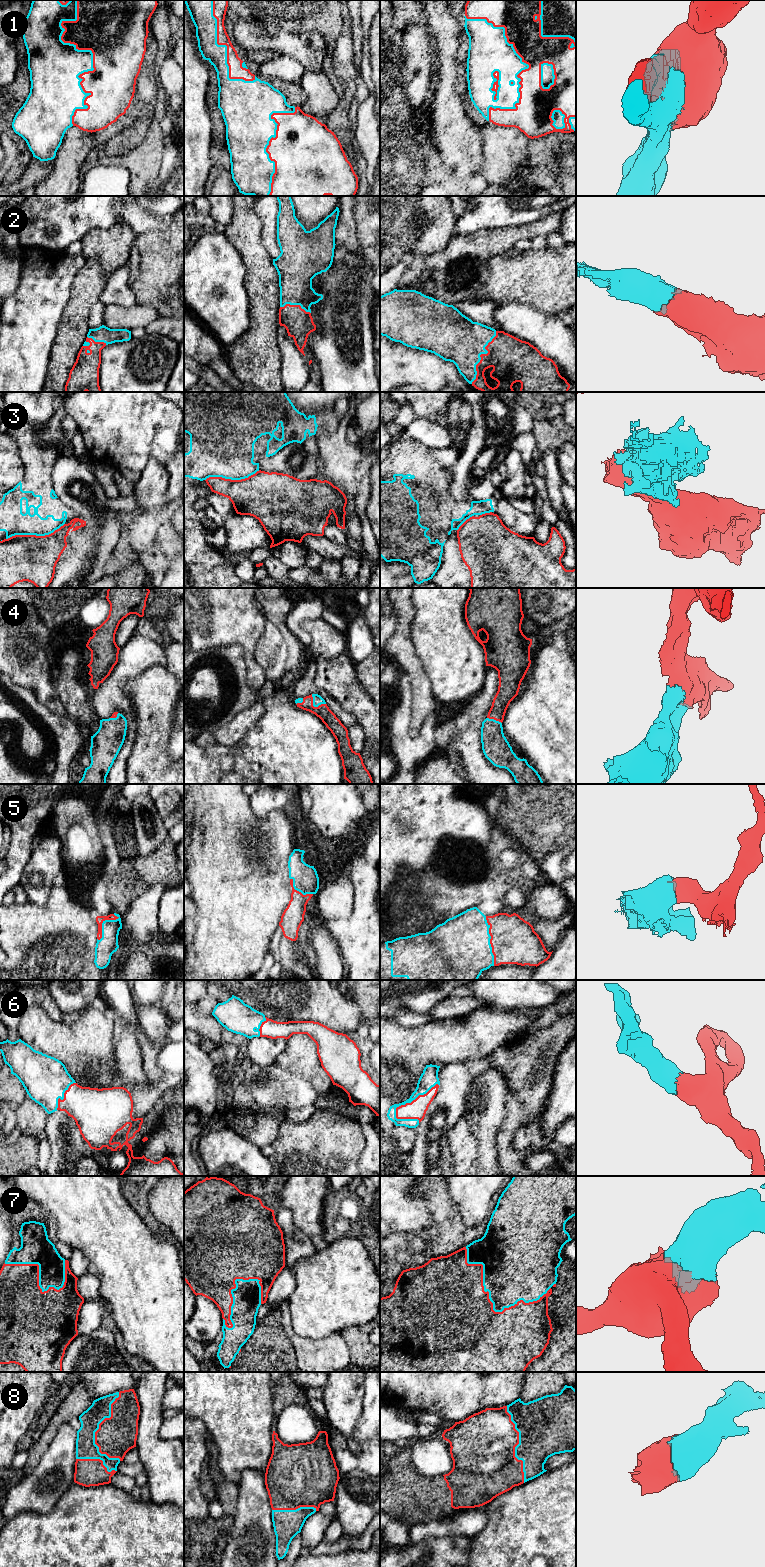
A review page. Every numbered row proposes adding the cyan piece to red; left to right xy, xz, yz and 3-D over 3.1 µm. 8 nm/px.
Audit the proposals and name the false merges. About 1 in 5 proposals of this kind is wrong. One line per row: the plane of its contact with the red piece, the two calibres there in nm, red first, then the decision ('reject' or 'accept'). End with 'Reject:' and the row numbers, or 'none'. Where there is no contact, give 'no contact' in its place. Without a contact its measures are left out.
1: xy | 460/320 nm | accept
2: yz | 340/380 nm | accept
3: xy | 380/200 nm | reject
4: xz | 110/80 nm | accept
5: yz | 360/480 nm | accept
6: yz | 150/140 nm | accept
7: yz | 500/420 nm | accept
8: xy | 300/160 nm | accept
Reject: 3

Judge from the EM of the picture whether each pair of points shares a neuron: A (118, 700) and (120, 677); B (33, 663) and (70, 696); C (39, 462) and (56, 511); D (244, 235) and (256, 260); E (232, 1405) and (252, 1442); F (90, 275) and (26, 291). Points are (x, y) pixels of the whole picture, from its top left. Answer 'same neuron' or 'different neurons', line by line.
A: same neuron
B: different neurons
C: same neuron
D: same neuron
E: same neuron
F: different neurons

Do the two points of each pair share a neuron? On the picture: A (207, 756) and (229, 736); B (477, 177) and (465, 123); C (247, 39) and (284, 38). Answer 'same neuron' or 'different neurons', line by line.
A: different neurons
B: same neuron
C: same neuron

